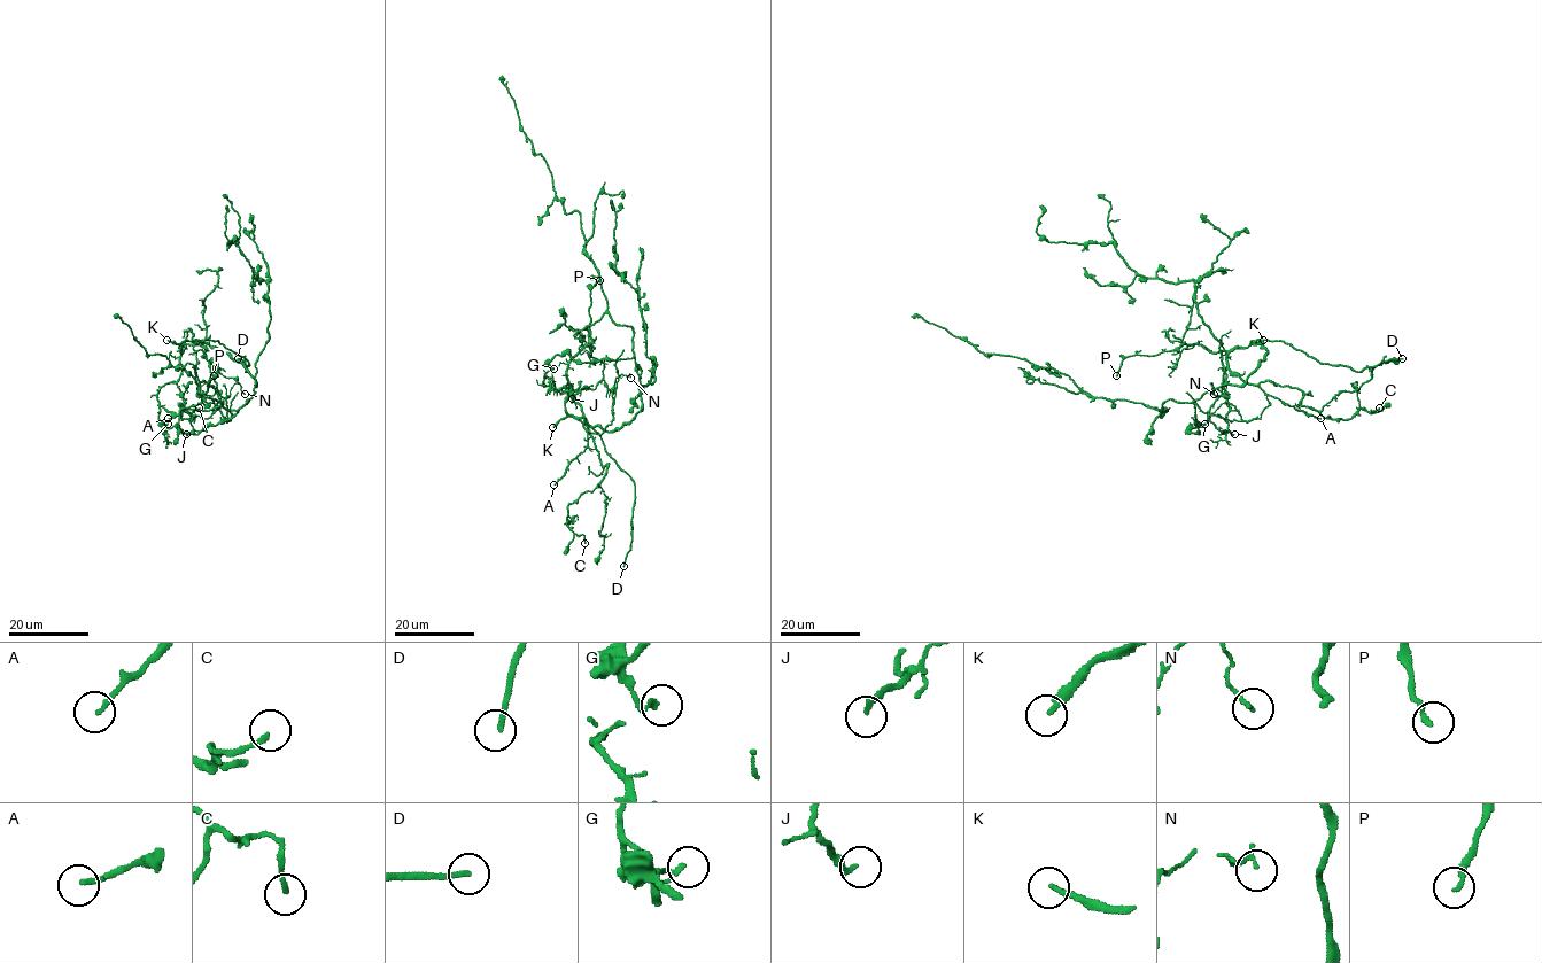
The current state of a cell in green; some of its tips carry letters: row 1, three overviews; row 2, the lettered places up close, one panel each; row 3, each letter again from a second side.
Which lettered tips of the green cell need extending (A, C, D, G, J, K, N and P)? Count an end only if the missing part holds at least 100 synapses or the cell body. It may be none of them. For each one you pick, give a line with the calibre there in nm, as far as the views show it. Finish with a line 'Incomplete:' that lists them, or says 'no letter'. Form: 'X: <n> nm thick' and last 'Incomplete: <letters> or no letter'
D: 190 nm thick
K: 200 nm thick
Incomplete: D, K

